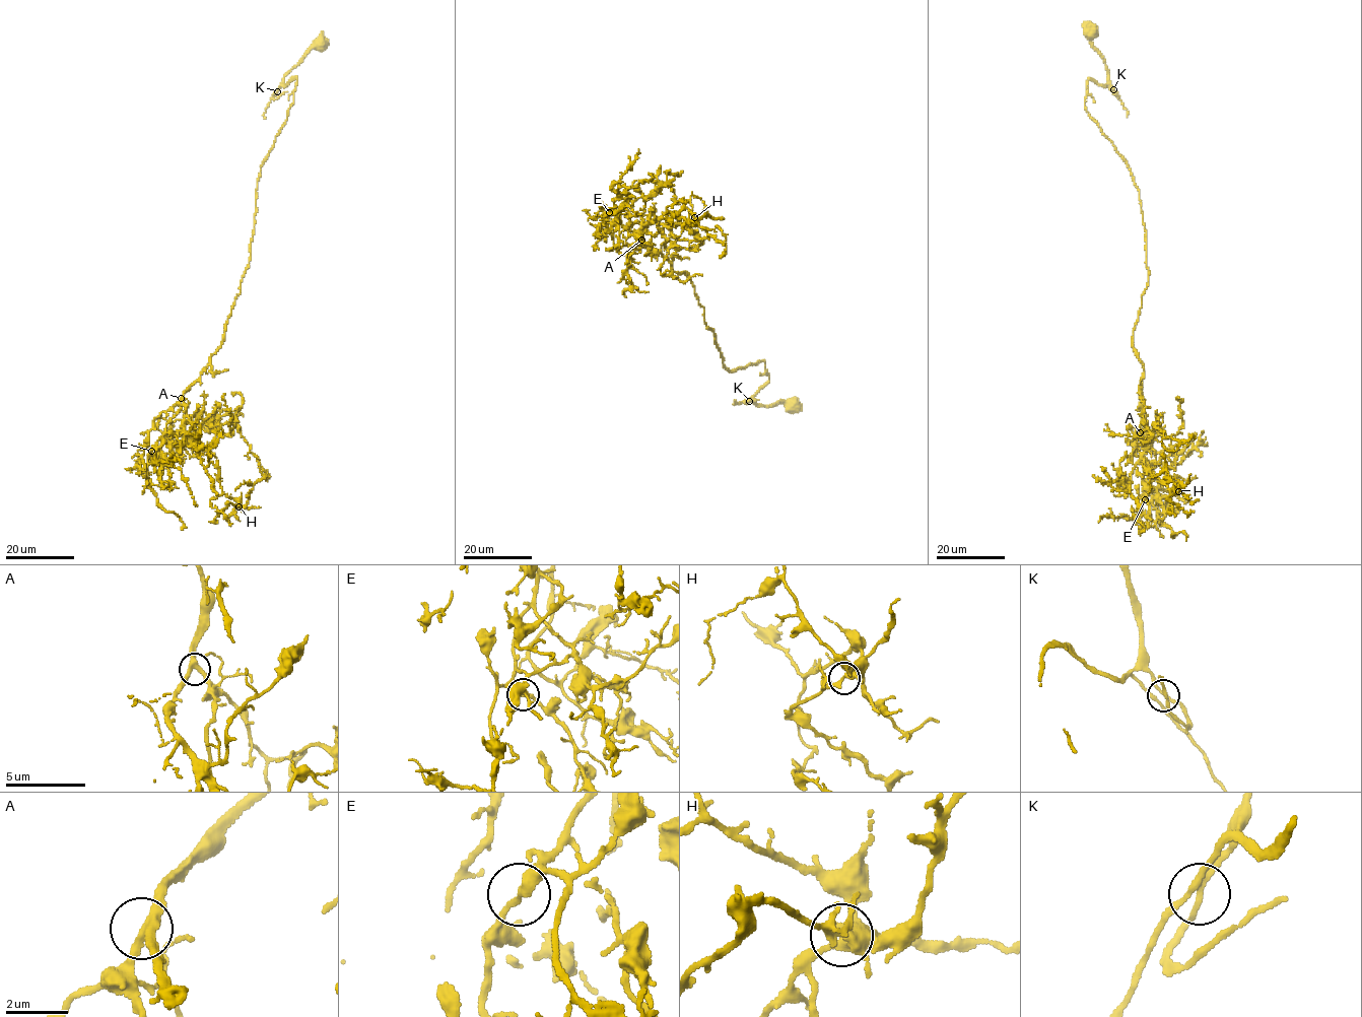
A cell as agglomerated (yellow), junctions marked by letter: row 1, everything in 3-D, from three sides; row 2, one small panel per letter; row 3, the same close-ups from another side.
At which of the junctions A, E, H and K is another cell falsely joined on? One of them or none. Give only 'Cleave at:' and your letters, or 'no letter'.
Cleave at: no letter

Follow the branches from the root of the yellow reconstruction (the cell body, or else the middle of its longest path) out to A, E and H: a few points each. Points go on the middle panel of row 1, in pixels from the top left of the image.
A: (792, 405), (755, 403), (769, 379), (764, 360), (724, 366), (687, 273), (674, 270), (641, 240)
E: (792, 405), (755, 403), (769, 379), (764, 360), (726, 368), (687, 273), (674, 270), (609, 212)
H: (792, 405), (755, 403), (769, 379), (764, 360), (724, 366), (687, 273), (643, 242), (650, 220), (694, 217)

